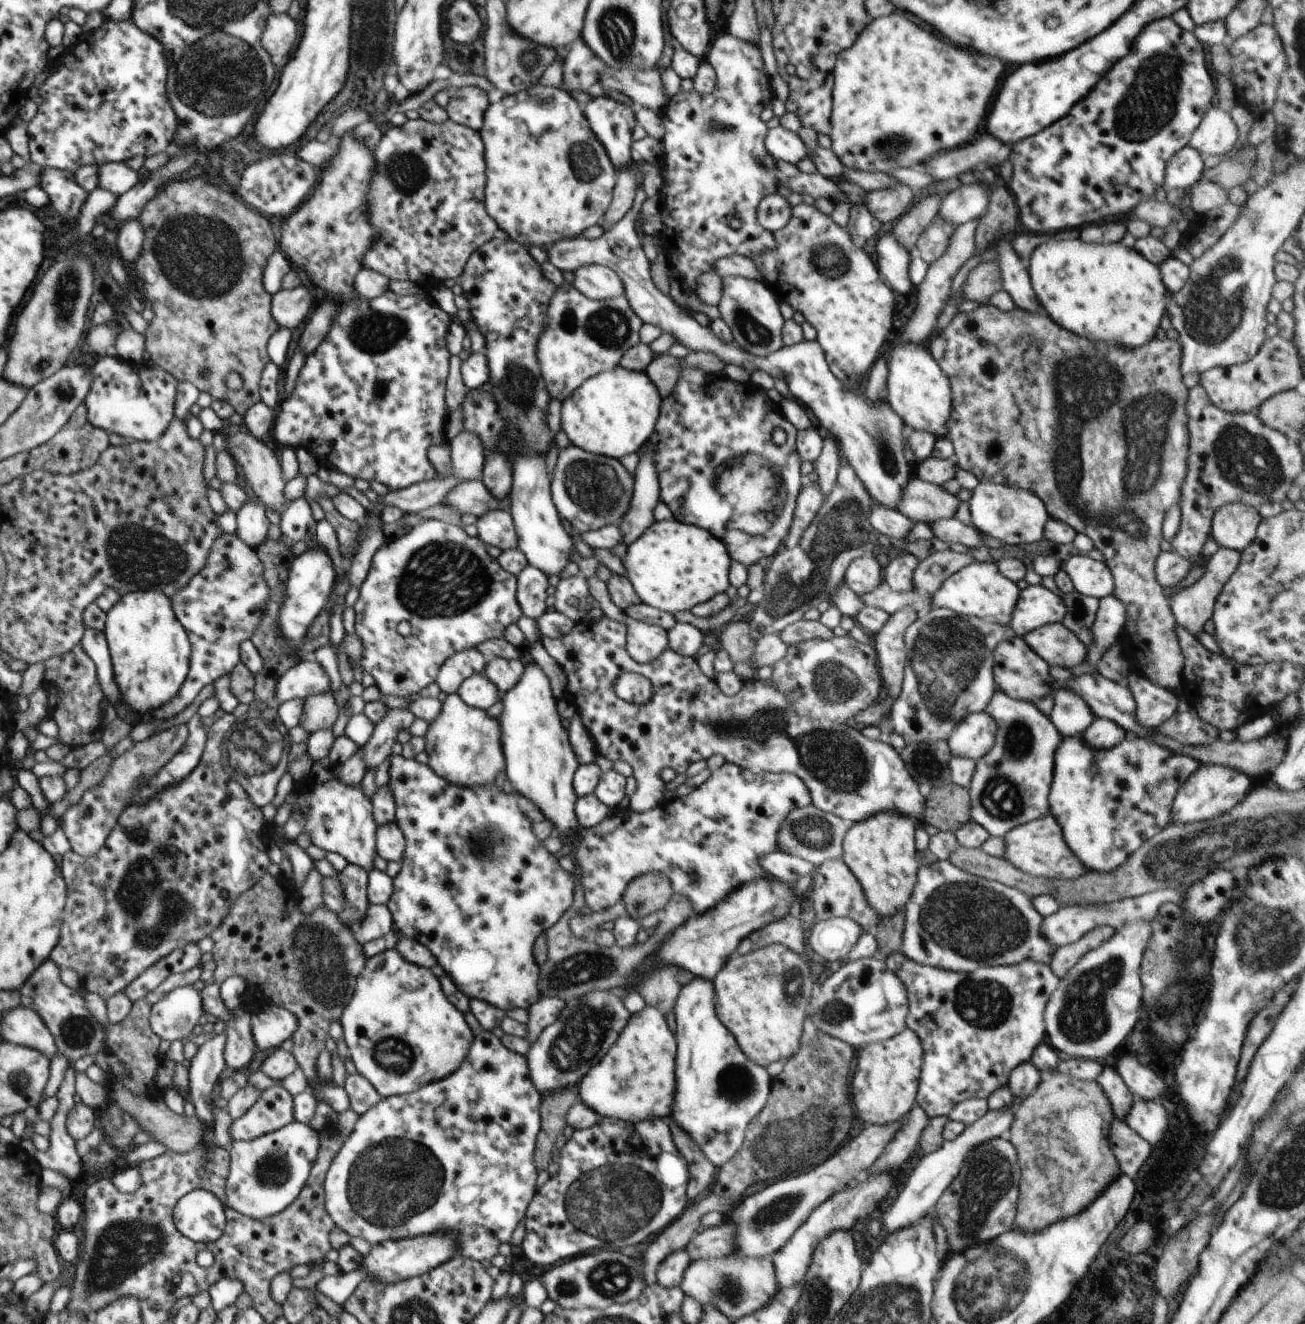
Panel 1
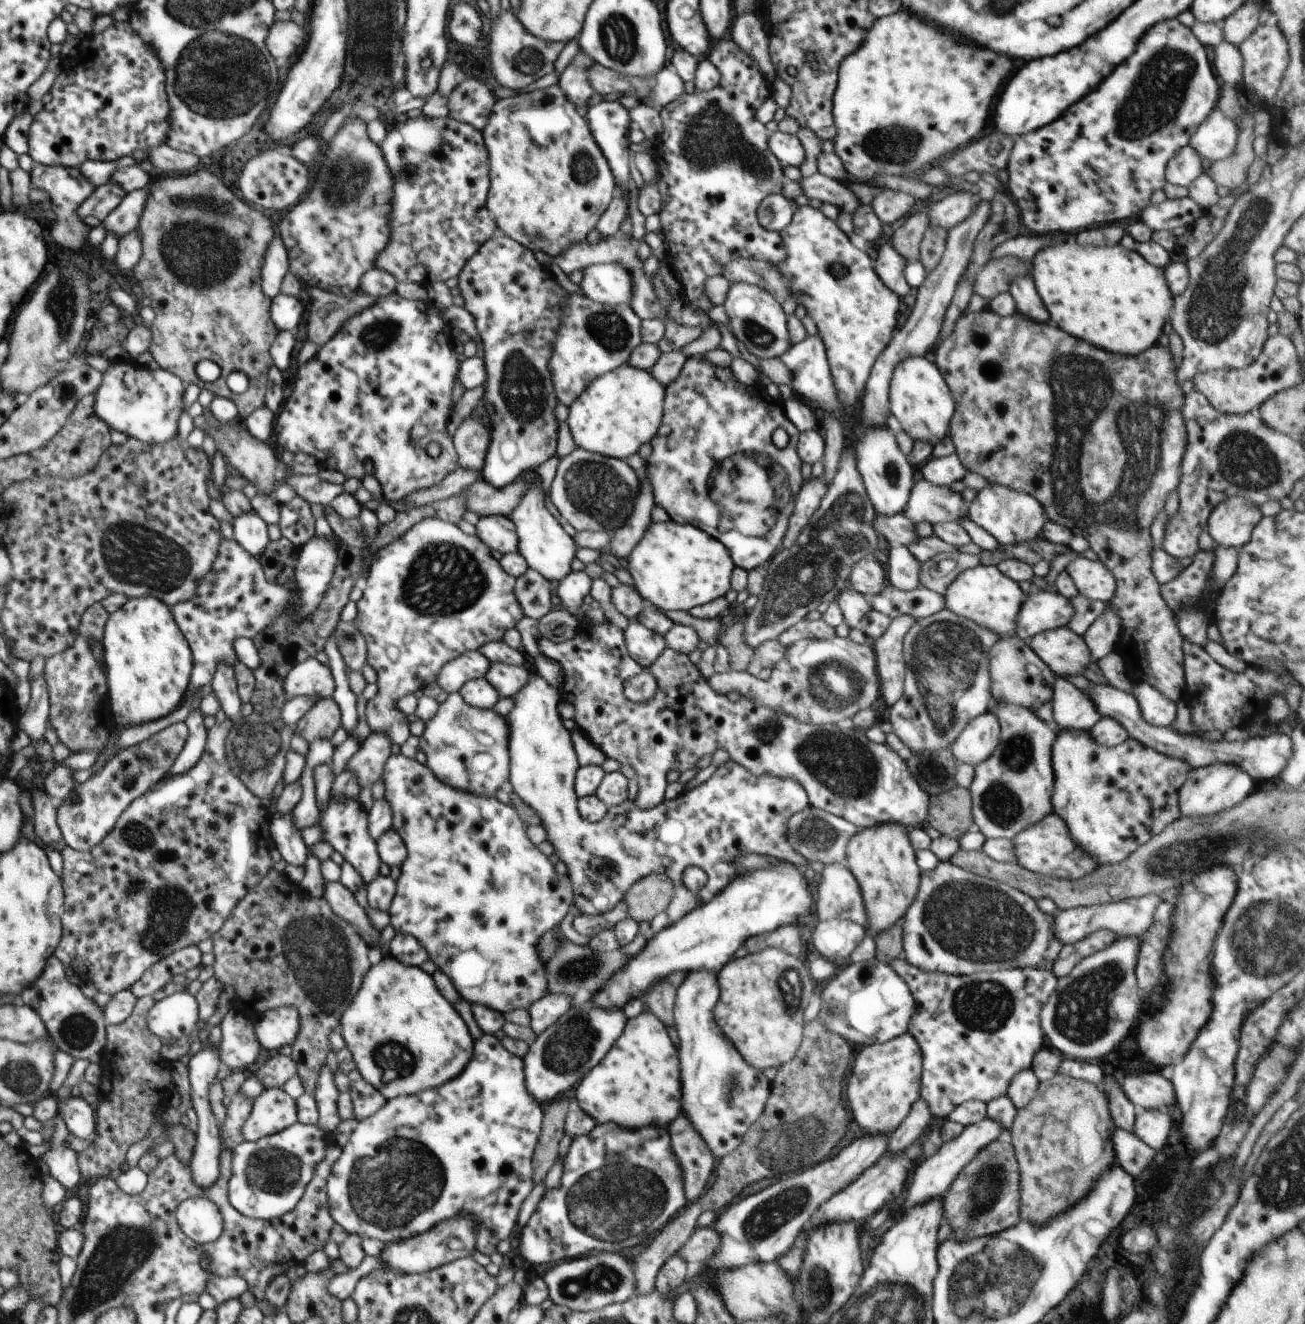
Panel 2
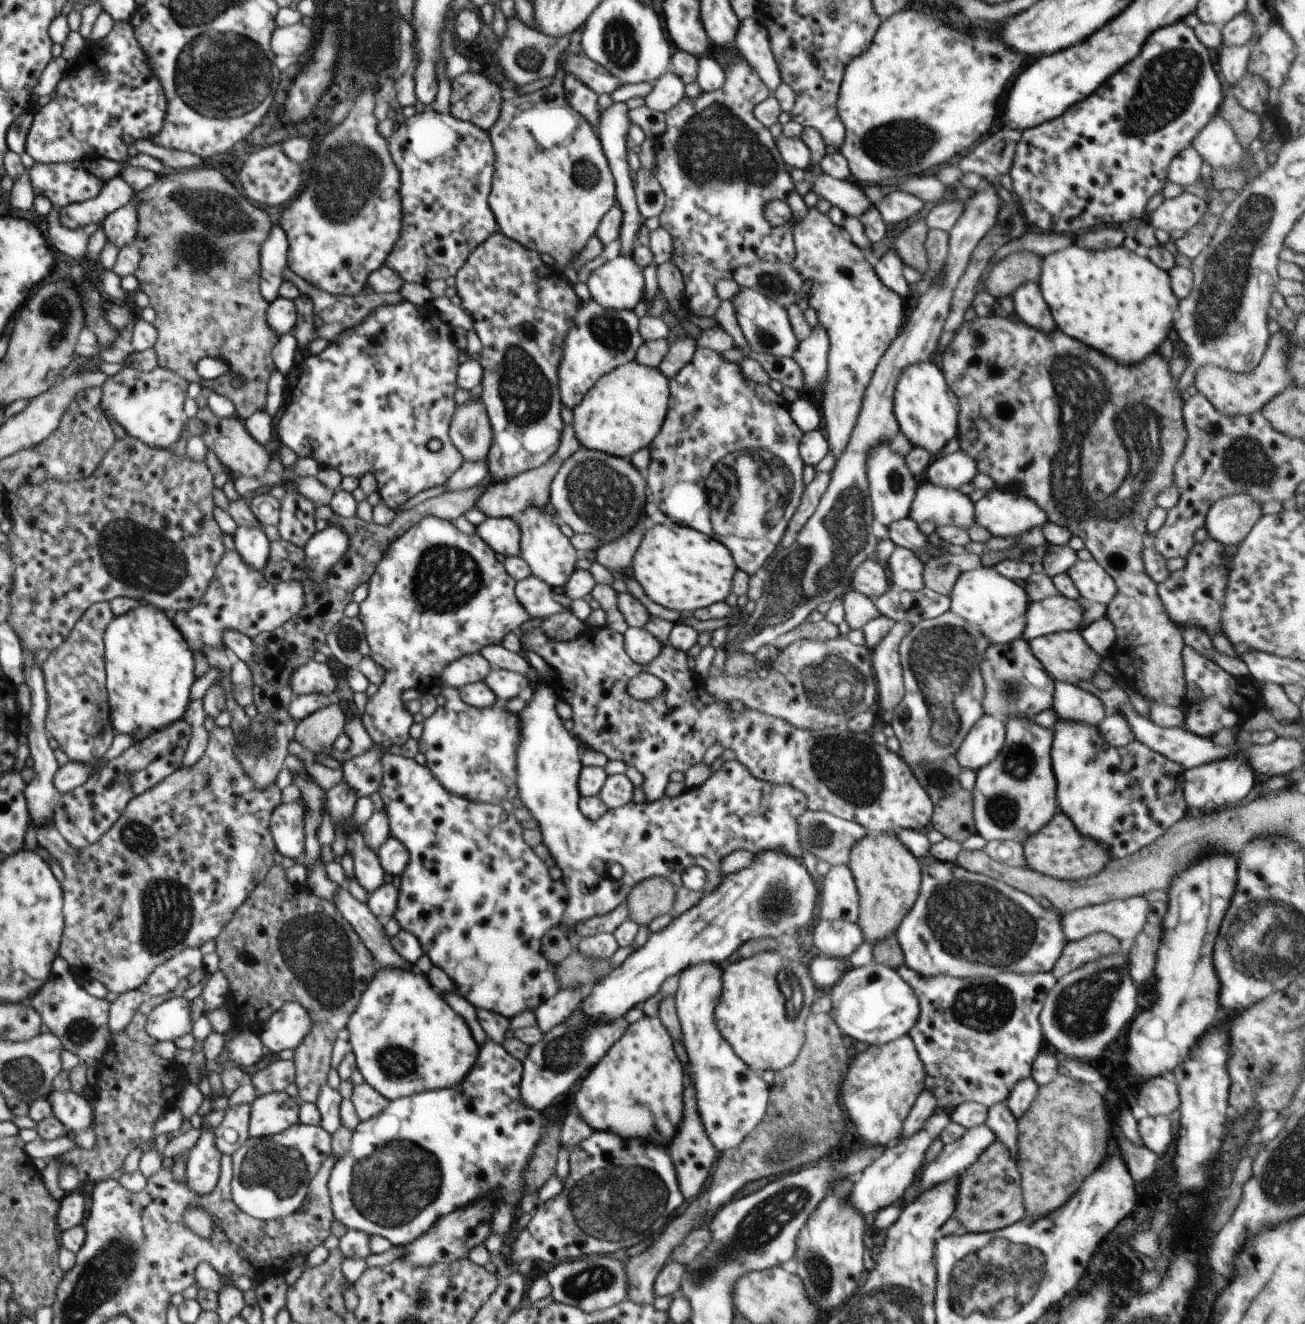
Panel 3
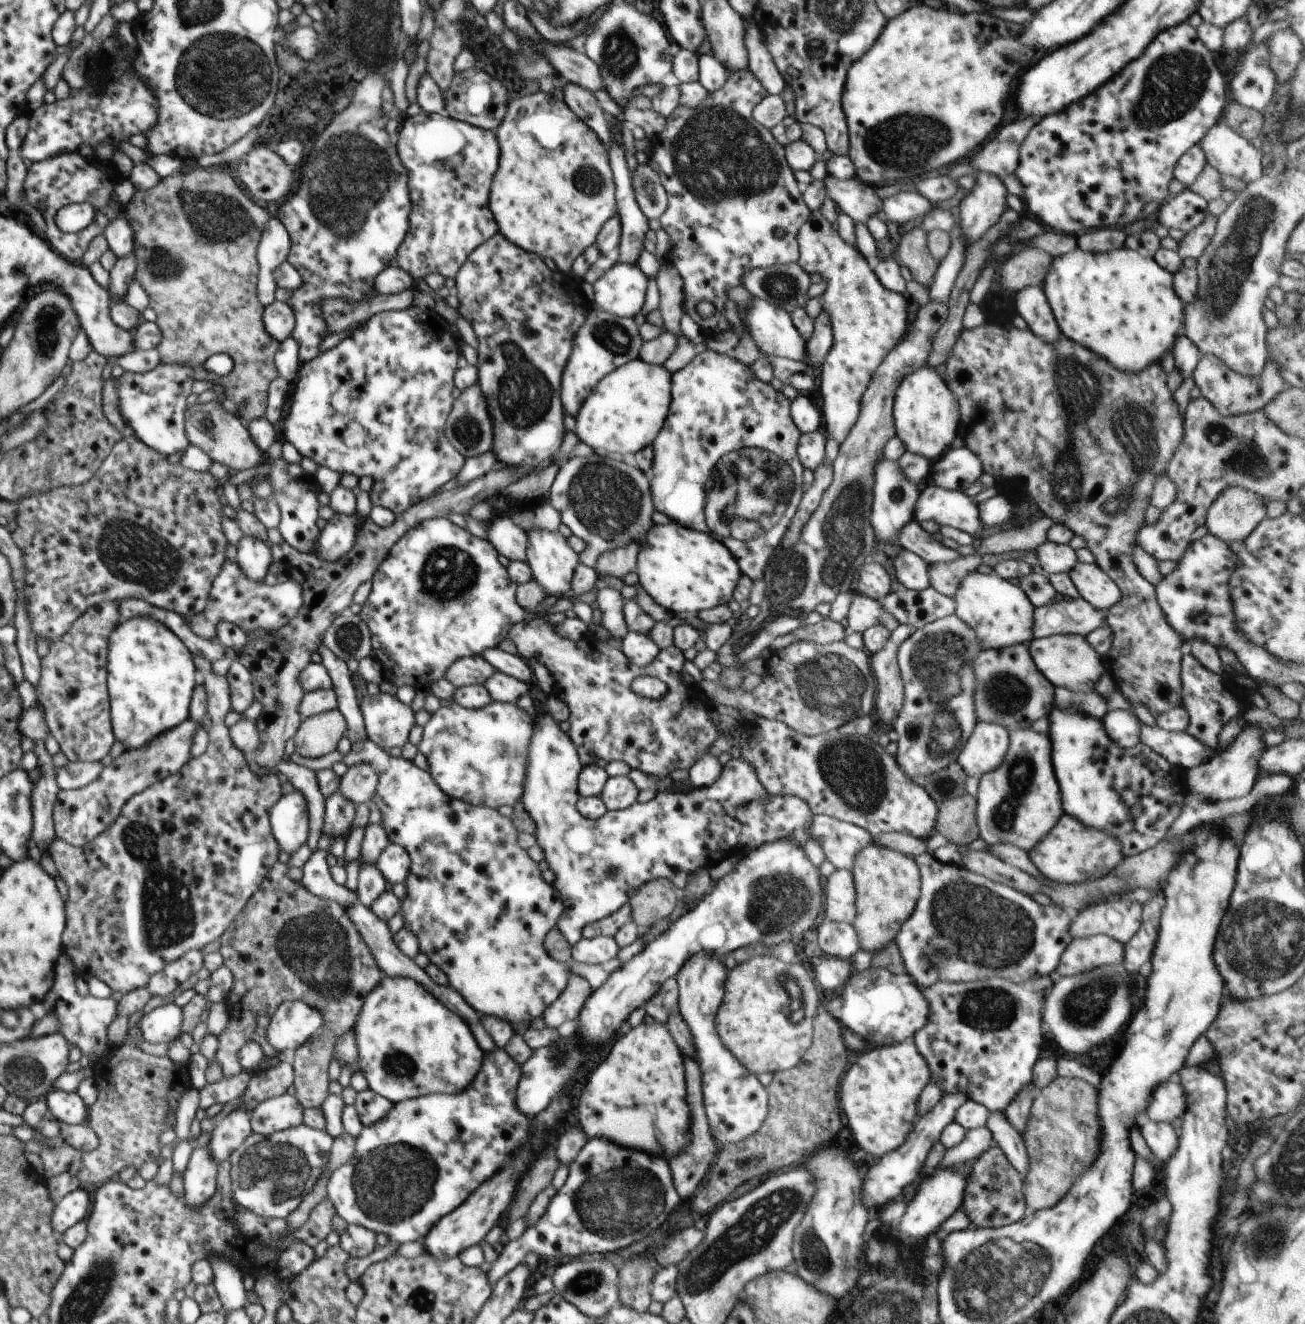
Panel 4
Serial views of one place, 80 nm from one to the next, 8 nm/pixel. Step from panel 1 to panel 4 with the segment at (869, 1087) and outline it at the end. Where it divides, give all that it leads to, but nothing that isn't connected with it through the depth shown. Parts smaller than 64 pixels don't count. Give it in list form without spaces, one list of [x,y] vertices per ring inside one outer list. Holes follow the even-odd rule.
[[[908,1040],[892,1045],[874,1048],[865,1051],[853,1058],[851,1065],[840,1078],[840,1108],[848,1118],[848,1127],[856,1140],[856,1144],[866,1150],[871,1161],[878,1160],[889,1152],[895,1151],[913,1129],[918,1120],[917,1102],[923,1088],[931,1081],[931,1070],[925,1058],[918,1052],[913,1041]]]

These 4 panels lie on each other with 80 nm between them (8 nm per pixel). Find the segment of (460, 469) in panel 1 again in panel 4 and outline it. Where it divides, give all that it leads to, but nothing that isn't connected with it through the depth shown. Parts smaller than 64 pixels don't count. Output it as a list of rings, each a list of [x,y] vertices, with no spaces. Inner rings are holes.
[[[478,383],[465,388],[454,399],[445,430],[452,446],[466,459],[492,450],[493,424]]]

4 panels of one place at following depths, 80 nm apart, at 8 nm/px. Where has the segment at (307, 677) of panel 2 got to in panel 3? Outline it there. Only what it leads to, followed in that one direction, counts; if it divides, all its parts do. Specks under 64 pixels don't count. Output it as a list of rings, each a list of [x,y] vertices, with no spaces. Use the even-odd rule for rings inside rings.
[[[310,659],[304,666],[293,672],[289,685],[295,696],[310,693],[333,695],[337,682],[327,663]]]

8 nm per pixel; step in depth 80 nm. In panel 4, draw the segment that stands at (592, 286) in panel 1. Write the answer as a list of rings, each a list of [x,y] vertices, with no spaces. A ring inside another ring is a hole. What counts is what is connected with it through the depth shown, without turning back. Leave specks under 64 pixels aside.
[[[618,261],[592,284],[592,303],[610,314],[634,319],[644,306],[647,282],[647,276],[637,264]]]

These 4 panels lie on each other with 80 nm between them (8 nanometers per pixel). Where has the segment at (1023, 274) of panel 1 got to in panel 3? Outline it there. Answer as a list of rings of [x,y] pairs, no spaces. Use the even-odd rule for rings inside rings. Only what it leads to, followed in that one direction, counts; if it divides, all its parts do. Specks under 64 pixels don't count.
[[[1026,283],[1019,286],[1011,297],[1014,313],[1023,323],[1045,333],[1052,333],[1058,328],[1049,304],[1045,301],[1037,283]]]

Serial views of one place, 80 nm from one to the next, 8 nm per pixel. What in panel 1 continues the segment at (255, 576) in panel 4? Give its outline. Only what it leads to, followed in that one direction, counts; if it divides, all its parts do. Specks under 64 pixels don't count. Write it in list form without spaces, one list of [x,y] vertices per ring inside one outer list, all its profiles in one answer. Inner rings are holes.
[[[253,498],[237,512],[237,528],[234,536],[240,538],[245,545],[256,550],[268,540],[268,521],[264,512],[264,504],[257,504]]]

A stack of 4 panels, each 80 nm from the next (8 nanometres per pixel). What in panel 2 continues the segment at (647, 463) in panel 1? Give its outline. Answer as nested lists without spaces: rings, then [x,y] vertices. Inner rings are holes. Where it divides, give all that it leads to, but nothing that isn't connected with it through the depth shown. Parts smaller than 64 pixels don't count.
[[[647,476],[640,480],[641,488],[630,518],[618,530],[612,533],[610,544],[603,552],[611,553],[616,558],[628,558],[634,547],[642,540],[648,527],[652,524],[651,512],[655,500]]]

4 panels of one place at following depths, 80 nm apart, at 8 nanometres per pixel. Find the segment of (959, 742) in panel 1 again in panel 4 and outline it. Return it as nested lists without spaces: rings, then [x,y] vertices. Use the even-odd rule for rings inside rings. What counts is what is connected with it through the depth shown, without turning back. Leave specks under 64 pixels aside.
[[[977,722],[957,763],[968,776],[979,779],[1000,766],[1009,746],[1009,732],[1003,726]]]

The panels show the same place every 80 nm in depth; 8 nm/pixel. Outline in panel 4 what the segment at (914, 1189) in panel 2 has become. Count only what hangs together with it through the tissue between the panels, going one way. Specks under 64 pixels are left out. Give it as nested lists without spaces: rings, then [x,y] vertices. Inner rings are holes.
[[[987,1126],[976,1130],[967,1130],[964,1140],[958,1146],[946,1149],[944,1158],[938,1168],[951,1169],[956,1165],[968,1165],[970,1167],[993,1144],[993,1136]]]

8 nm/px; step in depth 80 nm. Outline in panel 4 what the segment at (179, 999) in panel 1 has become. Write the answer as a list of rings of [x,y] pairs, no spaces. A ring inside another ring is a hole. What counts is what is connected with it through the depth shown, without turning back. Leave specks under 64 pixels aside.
[[[174,1003],[156,1007],[140,1019],[137,1034],[150,1044],[166,1044],[180,1037],[183,1020],[183,1010]]]

